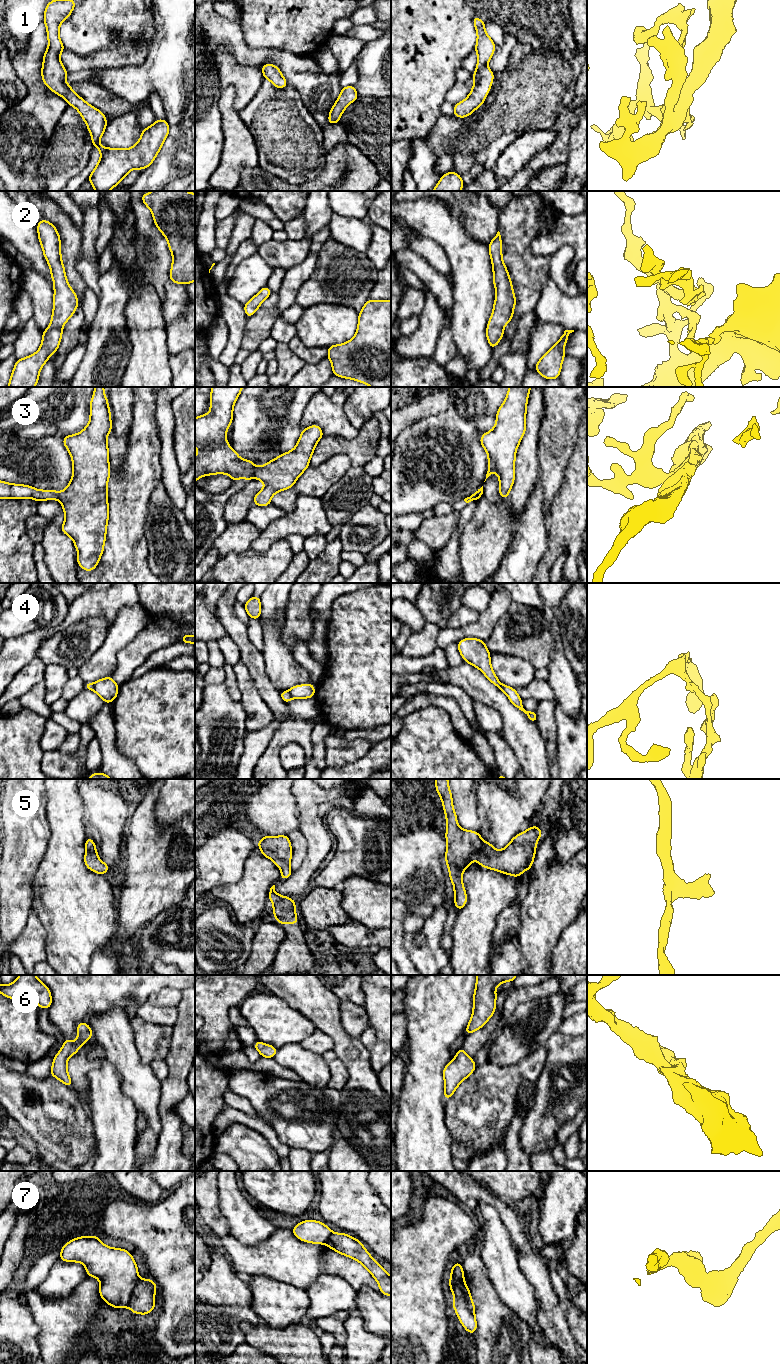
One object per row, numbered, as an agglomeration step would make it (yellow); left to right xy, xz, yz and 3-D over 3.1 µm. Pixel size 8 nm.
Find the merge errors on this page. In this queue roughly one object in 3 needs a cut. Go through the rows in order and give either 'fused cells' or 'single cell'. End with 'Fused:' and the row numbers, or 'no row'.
1: single cell
2: single cell
3: fused cells
4: fused cells
5: single cell
6: single cell
7: fused cells
Fused: 3, 4, 7

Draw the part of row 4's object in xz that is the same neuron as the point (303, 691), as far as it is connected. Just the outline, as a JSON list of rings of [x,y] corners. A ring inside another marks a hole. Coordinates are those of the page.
[[[303,684],[293,686],[288,690],[292,698],[305,699],[312,698],[315,696],[315,687],[313,684]]]

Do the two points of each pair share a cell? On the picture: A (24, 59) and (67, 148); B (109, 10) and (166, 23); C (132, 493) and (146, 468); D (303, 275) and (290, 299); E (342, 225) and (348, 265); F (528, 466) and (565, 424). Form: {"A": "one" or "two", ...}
{"A": "two", "B": "two", "C": "one", "D": "one", "E": "two", "F": "two"}

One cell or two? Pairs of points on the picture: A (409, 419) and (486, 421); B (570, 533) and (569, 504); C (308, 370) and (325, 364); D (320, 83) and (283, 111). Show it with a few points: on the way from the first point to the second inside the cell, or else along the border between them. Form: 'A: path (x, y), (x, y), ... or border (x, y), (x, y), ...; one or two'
A: border (445, 410), (421, 419), (403, 431); two
B: path (569, 526), (569, 511); one
C: path (312, 370), (319, 370), (321, 368); one
D: border (288, 83), (299, 94), (302, 102), (313, 117); two

